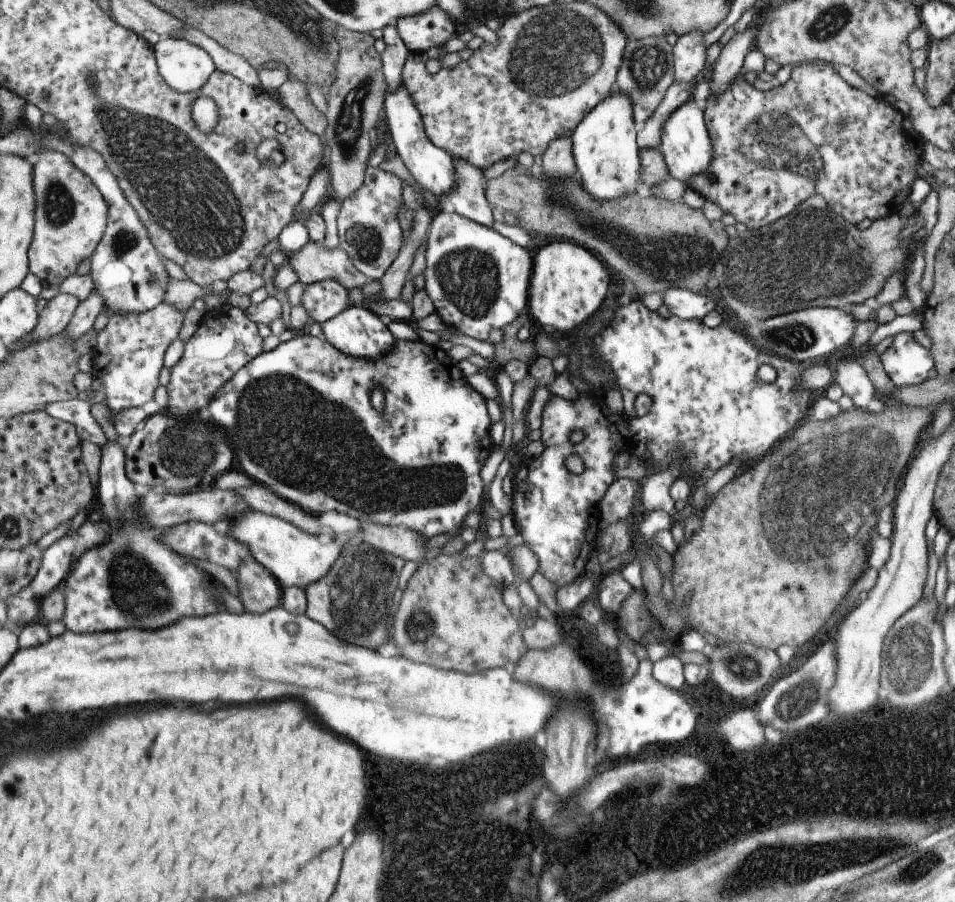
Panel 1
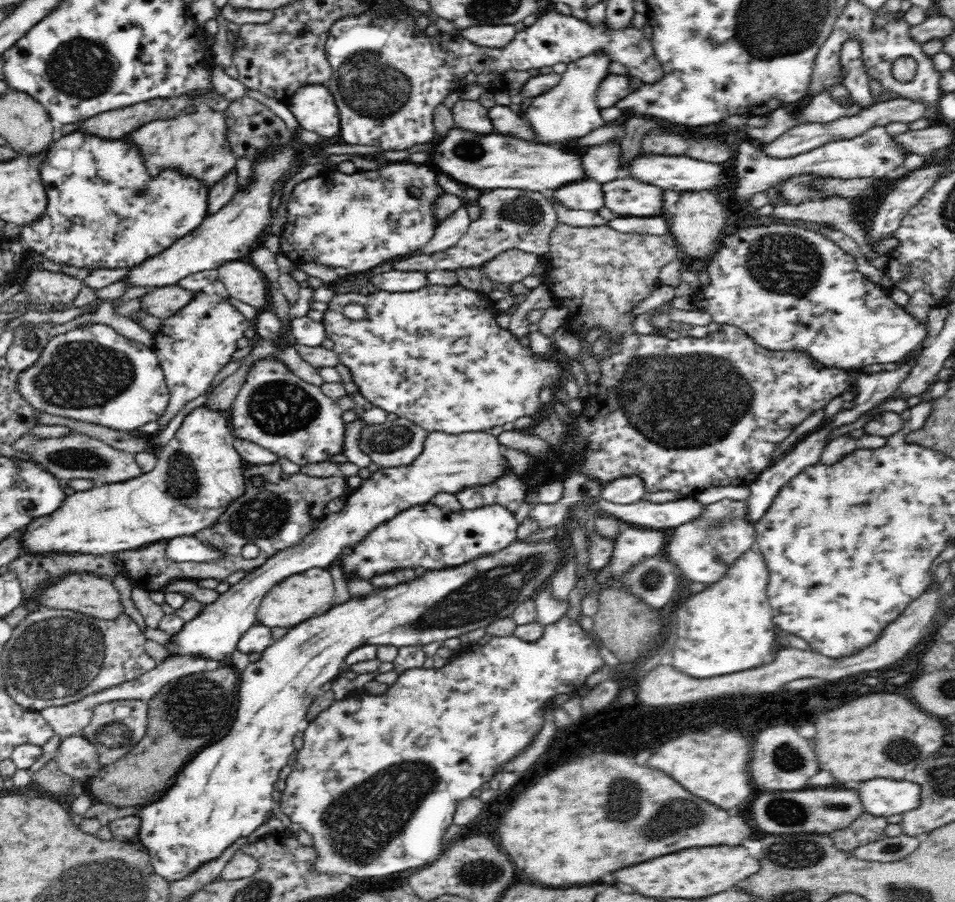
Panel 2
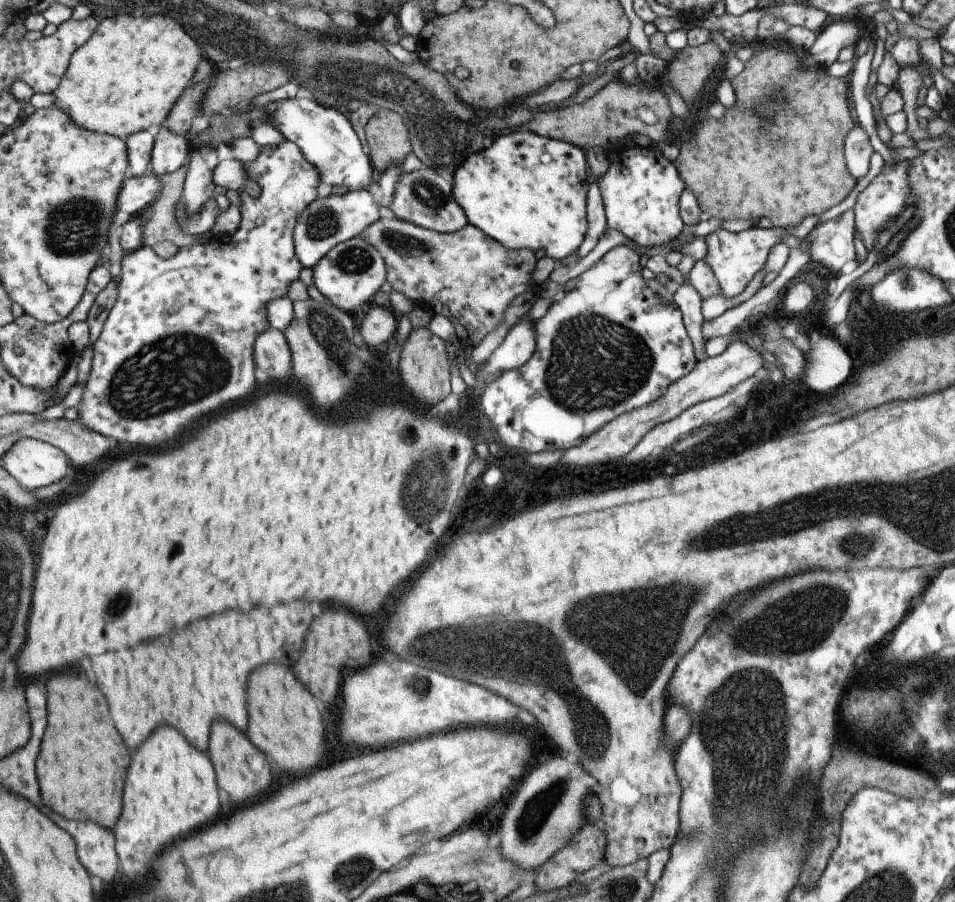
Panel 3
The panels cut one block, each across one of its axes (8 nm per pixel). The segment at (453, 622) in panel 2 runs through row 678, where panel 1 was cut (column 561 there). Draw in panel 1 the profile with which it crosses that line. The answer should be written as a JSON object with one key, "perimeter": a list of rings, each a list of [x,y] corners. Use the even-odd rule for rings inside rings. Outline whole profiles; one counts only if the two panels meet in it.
{"perimeter":[[[564,240],[548,242],[531,258],[527,306],[530,324],[551,326],[553,335],[573,336],[595,314],[608,294],[610,282],[605,266],[592,252],[576,242]]]}

